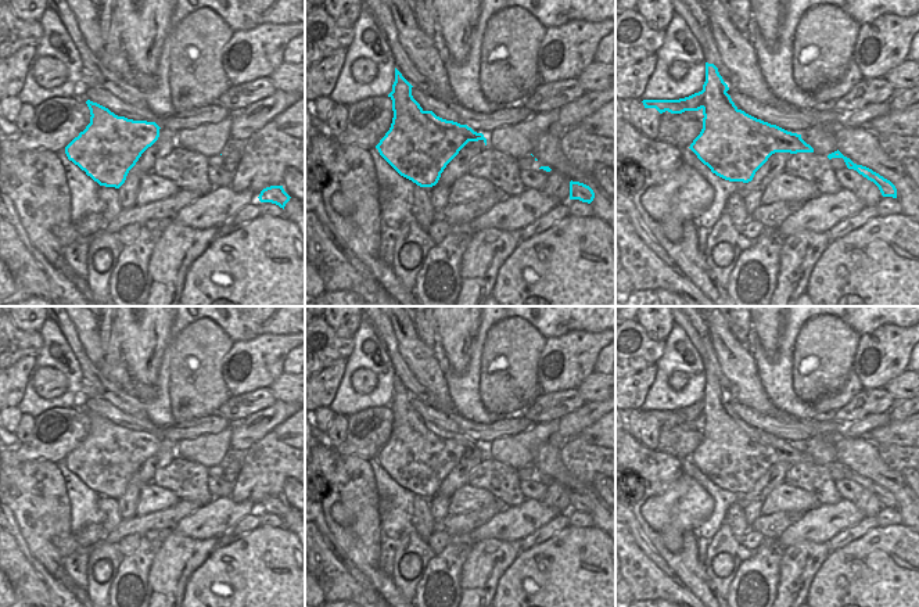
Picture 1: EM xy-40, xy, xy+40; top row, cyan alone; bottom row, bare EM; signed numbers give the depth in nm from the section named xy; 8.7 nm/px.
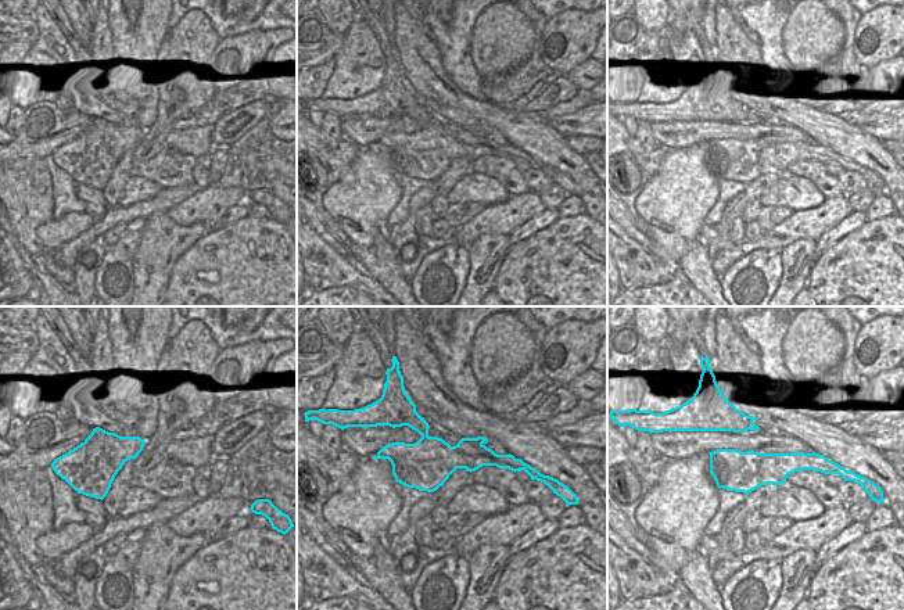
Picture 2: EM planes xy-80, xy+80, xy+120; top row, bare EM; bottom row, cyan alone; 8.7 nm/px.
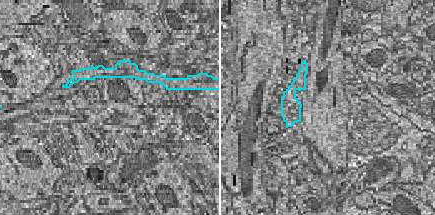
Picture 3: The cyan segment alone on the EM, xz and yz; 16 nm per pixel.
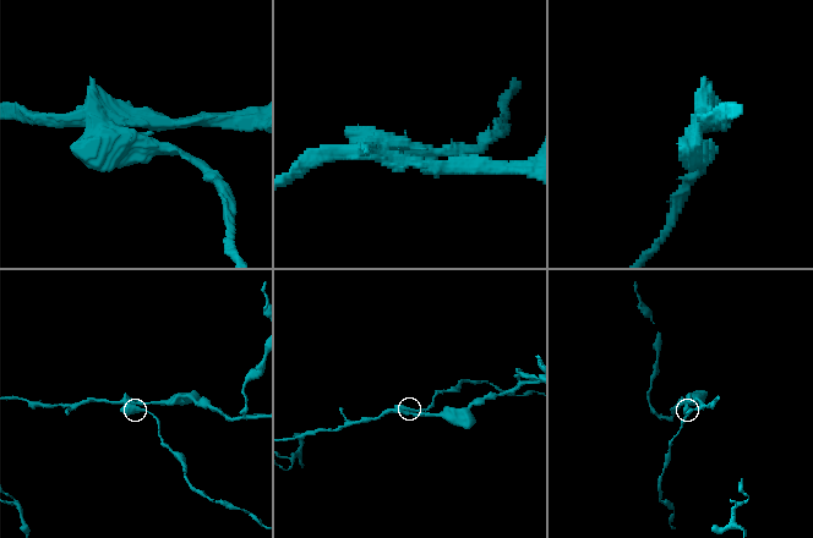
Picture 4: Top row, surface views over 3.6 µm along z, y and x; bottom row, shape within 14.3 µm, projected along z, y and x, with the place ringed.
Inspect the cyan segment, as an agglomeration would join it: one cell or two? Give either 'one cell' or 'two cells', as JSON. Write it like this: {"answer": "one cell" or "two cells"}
{"answer": "two cells"}

